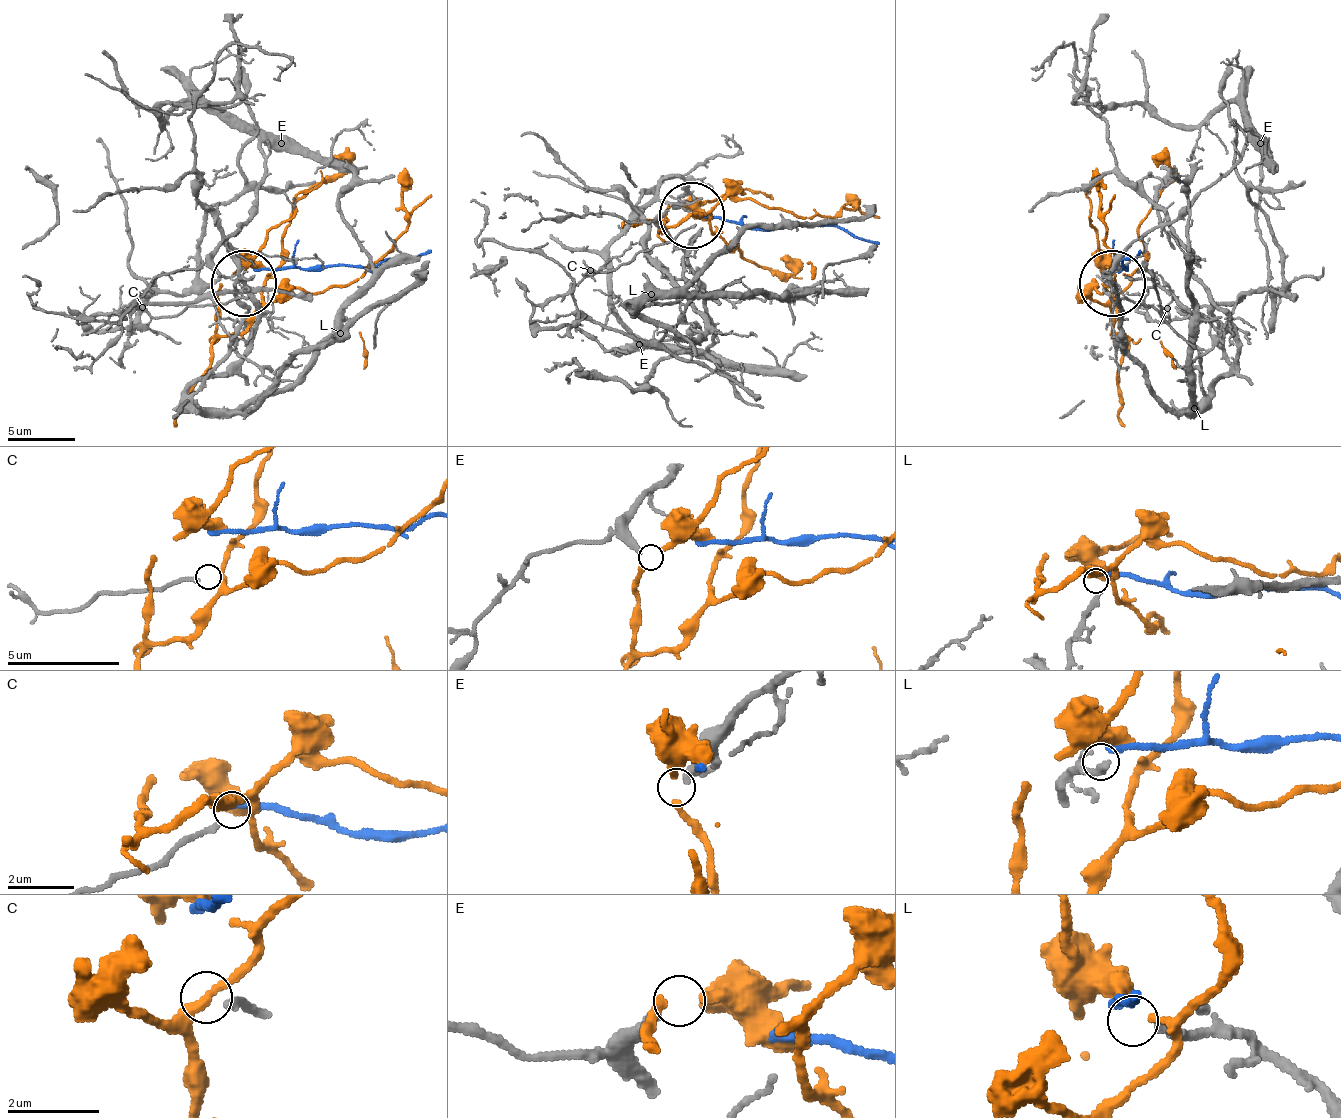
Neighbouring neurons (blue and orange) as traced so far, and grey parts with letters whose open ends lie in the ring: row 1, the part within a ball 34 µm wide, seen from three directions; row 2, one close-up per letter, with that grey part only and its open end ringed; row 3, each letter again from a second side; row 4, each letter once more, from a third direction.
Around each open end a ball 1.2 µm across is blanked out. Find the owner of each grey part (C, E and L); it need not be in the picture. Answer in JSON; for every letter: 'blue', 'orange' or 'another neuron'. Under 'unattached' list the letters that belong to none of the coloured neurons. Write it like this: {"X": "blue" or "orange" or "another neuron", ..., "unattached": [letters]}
{"C": "another neuron", "E": "another neuron", "L": "another neuron", "unattached": ["C", "E", "L"]}

